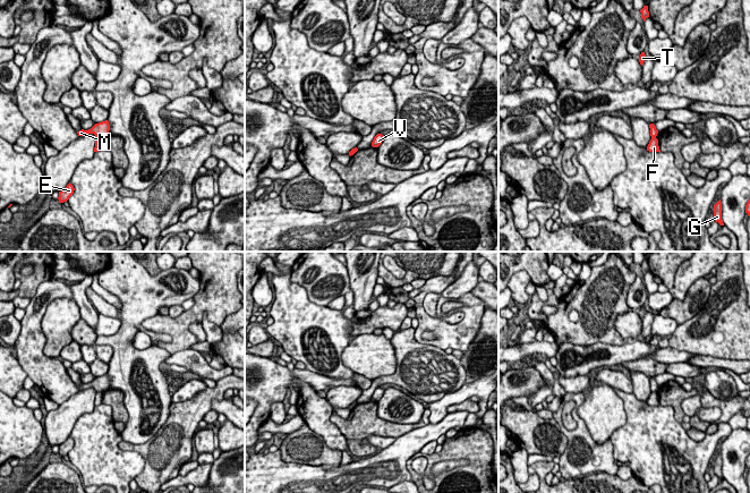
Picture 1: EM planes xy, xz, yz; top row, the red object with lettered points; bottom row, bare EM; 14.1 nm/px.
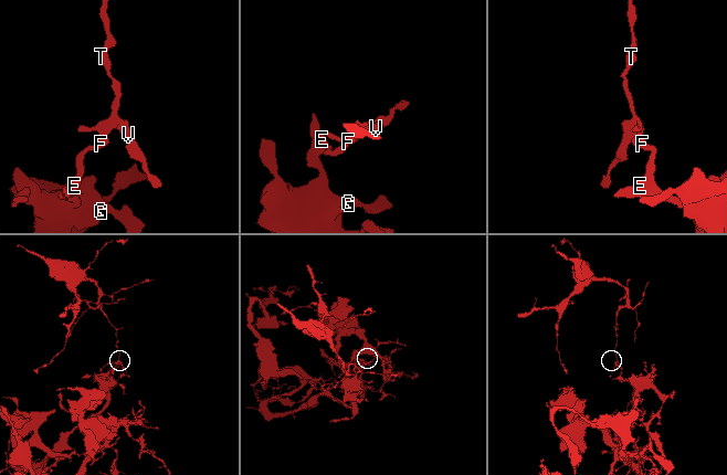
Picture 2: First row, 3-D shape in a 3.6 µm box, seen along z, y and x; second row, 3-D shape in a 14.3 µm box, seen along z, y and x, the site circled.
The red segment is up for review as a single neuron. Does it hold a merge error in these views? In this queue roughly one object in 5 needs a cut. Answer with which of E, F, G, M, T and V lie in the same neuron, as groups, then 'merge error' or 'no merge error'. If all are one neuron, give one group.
groups E F G / M T V; merge error

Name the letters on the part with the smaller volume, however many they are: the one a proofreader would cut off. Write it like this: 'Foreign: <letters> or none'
Foreign: M, T, V

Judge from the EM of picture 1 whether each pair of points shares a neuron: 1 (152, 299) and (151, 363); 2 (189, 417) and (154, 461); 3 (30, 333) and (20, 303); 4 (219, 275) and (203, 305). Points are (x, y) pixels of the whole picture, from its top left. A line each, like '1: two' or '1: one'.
1: one
2: one
3: two
4: one

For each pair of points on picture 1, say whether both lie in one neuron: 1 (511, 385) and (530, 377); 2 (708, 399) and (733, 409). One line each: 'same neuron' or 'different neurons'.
1: same neuron
2: same neuron

